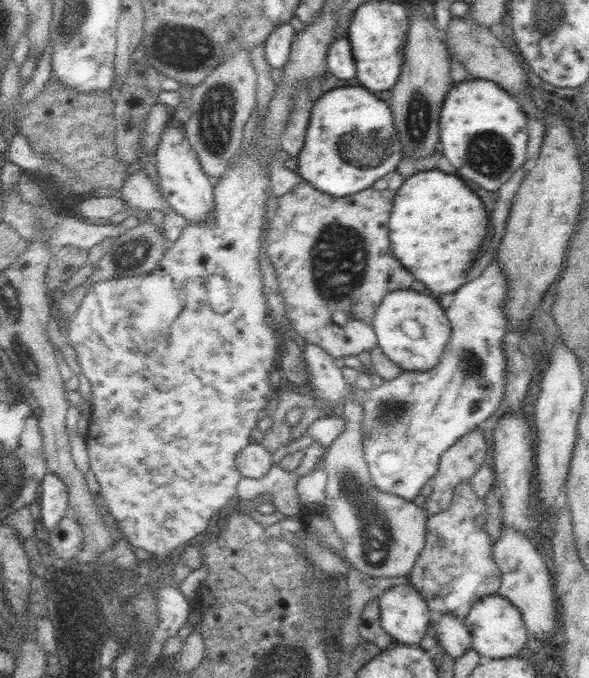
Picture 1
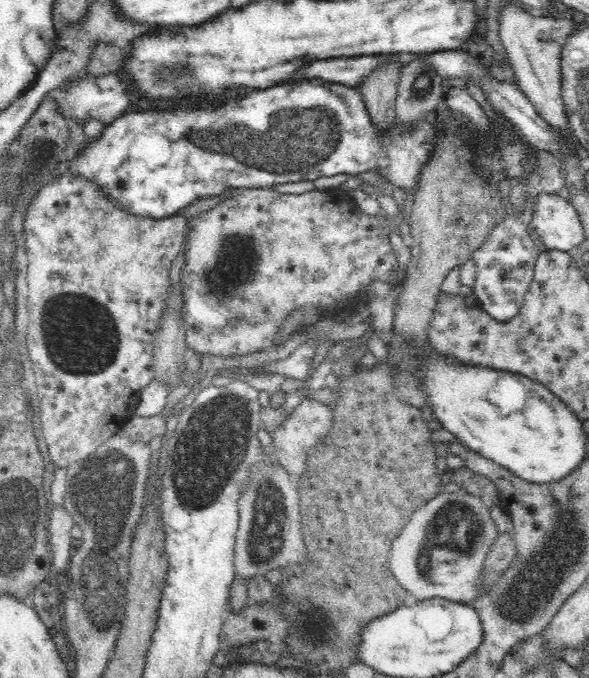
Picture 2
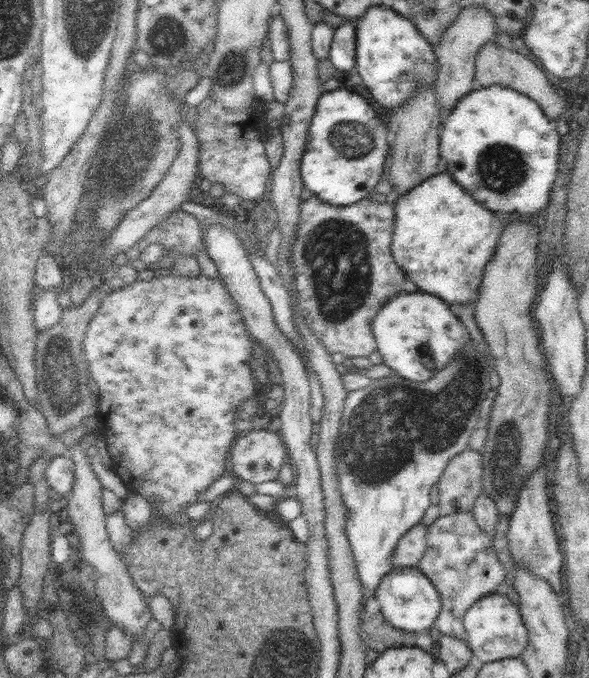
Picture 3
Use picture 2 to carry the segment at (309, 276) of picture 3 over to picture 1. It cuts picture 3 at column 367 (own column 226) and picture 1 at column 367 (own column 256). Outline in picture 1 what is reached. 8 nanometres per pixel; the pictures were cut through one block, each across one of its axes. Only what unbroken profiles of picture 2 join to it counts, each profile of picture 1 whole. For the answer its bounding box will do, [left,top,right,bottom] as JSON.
[267,171,414,358]

